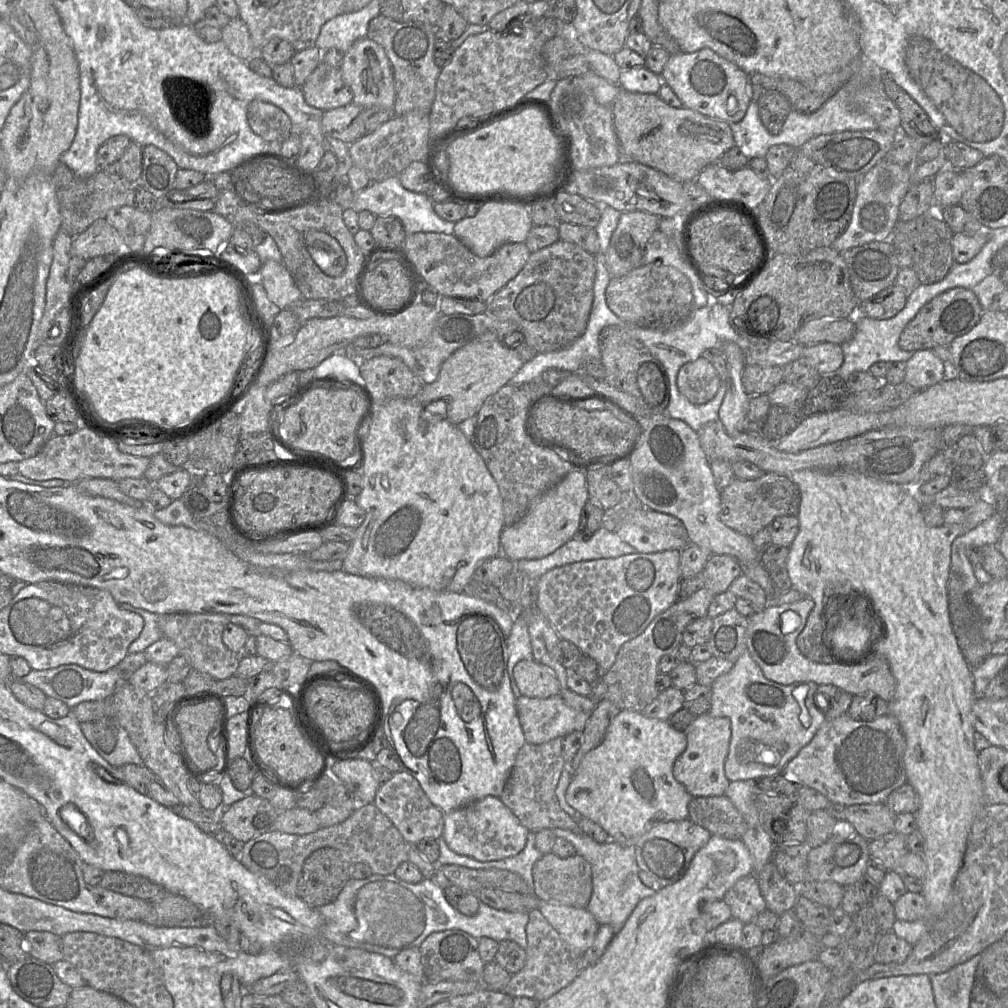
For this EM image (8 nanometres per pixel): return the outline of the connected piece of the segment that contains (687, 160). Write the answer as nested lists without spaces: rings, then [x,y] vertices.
[[[621,88],[610,107],[620,146],[620,161],[631,159],[679,182],[695,181],[703,168],[718,162],[719,158],[735,145],[730,125],[725,121],[713,119],[686,107],[672,107],[658,94],[630,92]]]

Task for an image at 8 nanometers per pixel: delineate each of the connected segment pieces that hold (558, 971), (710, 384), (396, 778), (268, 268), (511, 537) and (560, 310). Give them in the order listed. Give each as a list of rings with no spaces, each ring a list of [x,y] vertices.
[[[538,909],[530,910],[528,913],[525,965],[518,973],[511,974],[503,993],[513,998],[525,996],[539,1003],[569,985],[589,964],[583,955],[572,957],[563,939]]]
[[[703,357],[683,365],[677,375],[680,394],[694,405],[712,400],[722,381],[712,363]]]
[[[395,772],[388,781],[381,783],[373,803],[410,844],[417,844],[424,838],[437,840],[442,836],[445,813],[430,801],[417,779],[407,772]]]
[[[268,260],[262,263],[256,279],[263,285],[270,301],[280,309],[290,308],[302,298],[283,262]]]
[[[573,469],[558,484],[538,496],[517,523],[504,527],[500,537],[501,552],[513,562],[540,559],[555,552],[575,537],[588,500],[586,473]]]
[[[558,240],[552,245],[530,254],[527,263],[525,264],[523,269],[516,275],[516,277],[511,279],[503,288],[497,291],[487,302],[485,302],[486,313],[491,317],[497,318],[498,320],[513,322],[517,324],[518,331],[512,332],[506,337],[509,337],[512,334],[514,336],[514,341],[519,341],[521,339],[526,345],[534,349],[538,354],[558,351],[566,347],[569,347],[585,332],[594,300],[595,278],[596,278],[595,255],[585,251],[583,248],[581,248],[579,245],[575,243]]]

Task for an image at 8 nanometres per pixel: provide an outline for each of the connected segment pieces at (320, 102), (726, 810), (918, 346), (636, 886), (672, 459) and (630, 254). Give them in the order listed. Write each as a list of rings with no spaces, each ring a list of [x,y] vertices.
[[[320,62],[302,85],[306,103],[323,111],[353,102],[353,92],[343,80],[341,69]]]
[[[725,795],[692,798],[688,820],[712,835],[729,840],[741,840],[747,831],[743,816]]]
[[[956,287],[934,297],[925,304],[901,332],[898,345],[902,350],[915,352],[948,346],[955,338],[969,332],[984,313],[972,289]]]
[[[552,829],[557,838],[564,838],[575,848],[576,854],[582,856],[591,866],[592,895],[586,909],[593,915],[599,925],[613,927],[614,934],[619,931],[636,905],[644,898],[655,894],[655,890],[646,887],[638,877],[632,847],[625,847],[609,840],[598,843],[584,833],[576,833],[565,829]]]
[[[665,415],[640,418],[644,424],[644,433],[640,444],[631,456],[632,496],[645,508],[678,518],[685,526],[690,544],[706,549],[711,555],[730,555],[739,563],[759,563],[760,554],[751,537],[740,534],[719,520],[720,491],[717,489],[709,459],[704,453],[698,434],[681,420]]]
[[[645,211],[622,212],[614,230],[609,247],[604,255],[606,268],[611,278],[621,277],[641,266],[645,247],[652,234],[659,230],[661,217]]]

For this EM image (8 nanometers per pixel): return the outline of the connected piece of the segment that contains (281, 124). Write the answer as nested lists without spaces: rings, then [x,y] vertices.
[[[253,100],[247,110],[247,122],[251,130],[265,141],[274,145],[273,151],[280,150],[281,144],[293,133],[293,125],[289,116],[279,107],[262,100]]]

